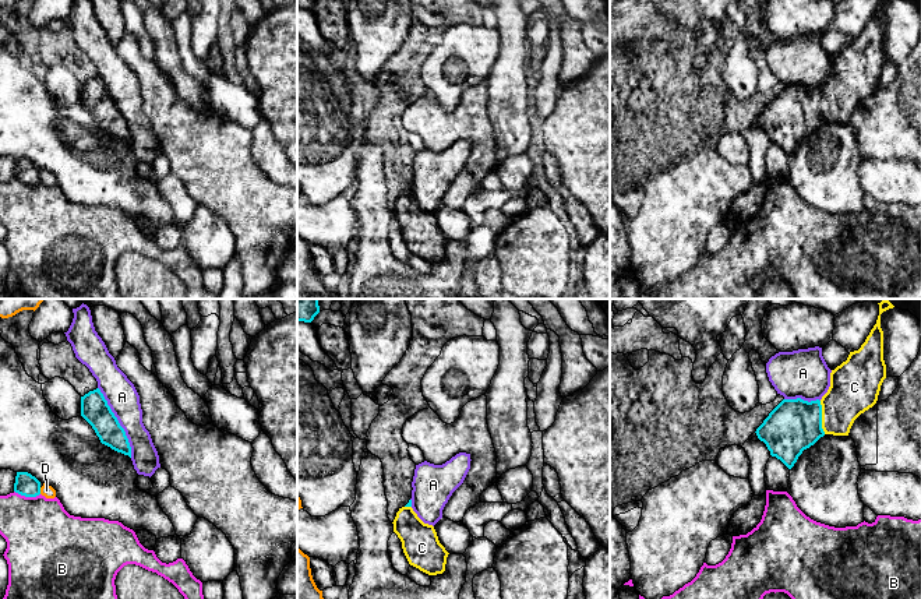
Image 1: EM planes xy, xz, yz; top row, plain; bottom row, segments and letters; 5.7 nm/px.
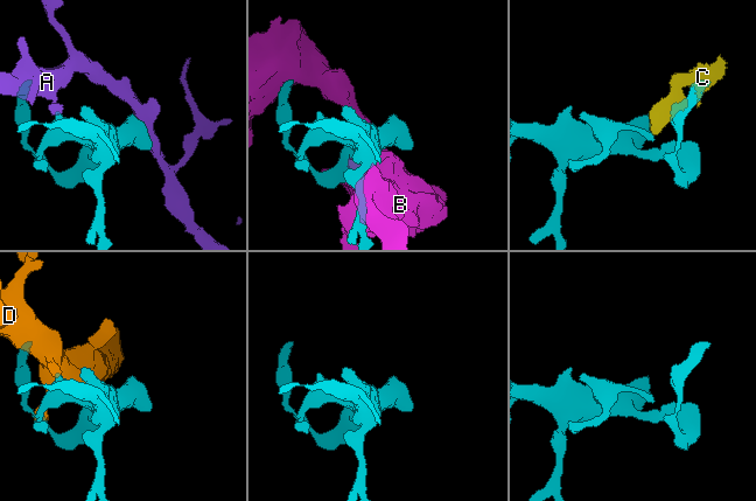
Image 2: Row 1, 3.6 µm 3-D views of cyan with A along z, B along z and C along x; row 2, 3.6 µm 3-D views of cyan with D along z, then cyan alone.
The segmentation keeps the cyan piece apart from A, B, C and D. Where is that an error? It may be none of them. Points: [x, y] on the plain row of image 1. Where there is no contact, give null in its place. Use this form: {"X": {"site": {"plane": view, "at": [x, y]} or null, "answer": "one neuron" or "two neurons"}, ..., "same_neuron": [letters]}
{"A": {"site": {"plane": "xy", "at": [117, 109]}, "answer": "two neurons"}, "B": {"site": {"plane": "xy", "at": [27, 183]}, "answer": "two neurons"}, "C": {"site": {"plane": "yz", "at": [821, 105]}, "answer": "one neuron"}, "D": {"site": {"plane": "xy", "at": [39, 178]}, "answer": "two neurons"}, "same_neuron": ["C"]}

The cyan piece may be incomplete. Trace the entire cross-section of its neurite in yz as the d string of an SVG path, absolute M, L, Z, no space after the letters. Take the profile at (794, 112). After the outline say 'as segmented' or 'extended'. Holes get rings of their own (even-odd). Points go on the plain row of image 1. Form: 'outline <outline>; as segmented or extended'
outline M881 1L861 35L850 39L847 47L832 57L830 74L821 88L783 87L756 116L758 126L766 131L770 142L788 156L794 154L804 137L825 121L848 123L854 108L876 91L881 73L886 66Z; extended

